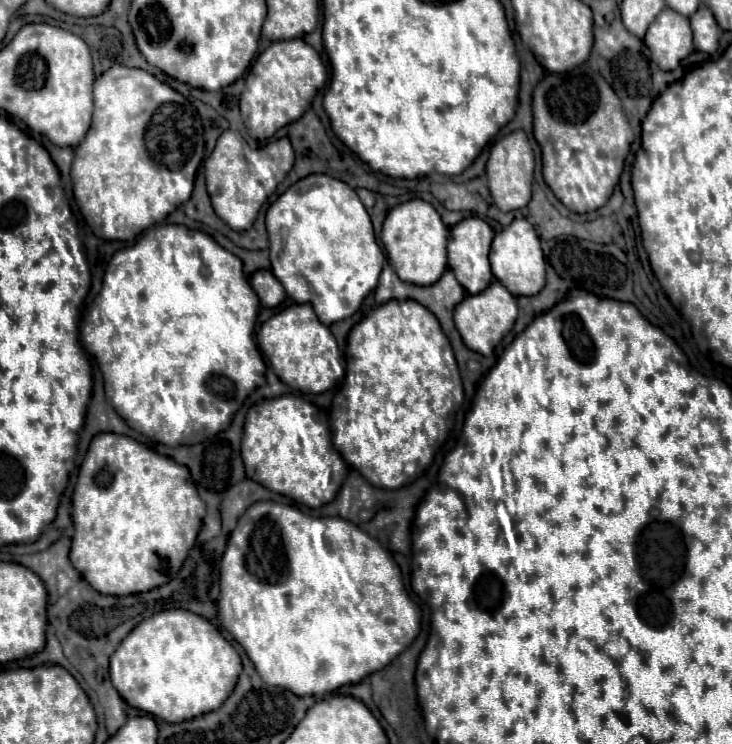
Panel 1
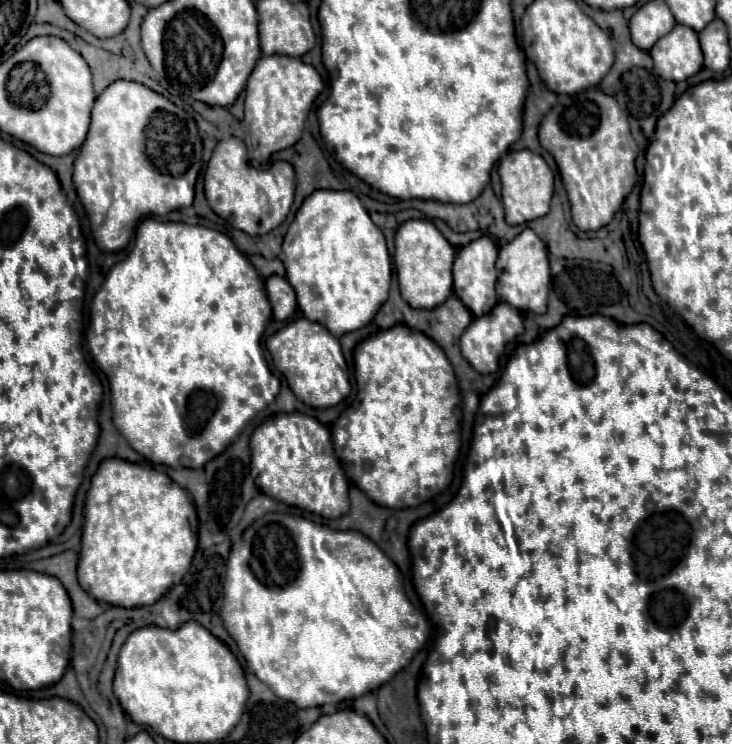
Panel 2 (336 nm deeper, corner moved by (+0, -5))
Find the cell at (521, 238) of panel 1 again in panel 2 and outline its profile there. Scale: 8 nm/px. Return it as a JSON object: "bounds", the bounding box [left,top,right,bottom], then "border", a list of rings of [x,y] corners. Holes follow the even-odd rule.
{"bounds":[497,229,551,313],"border":[[[525,229],[511,243],[499,249],[497,267],[501,269],[501,275],[497,279],[497,295],[501,301],[521,311],[533,311],[533,313],[547,311],[547,293],[551,283],[549,257],[545,243],[531,229]]]}

